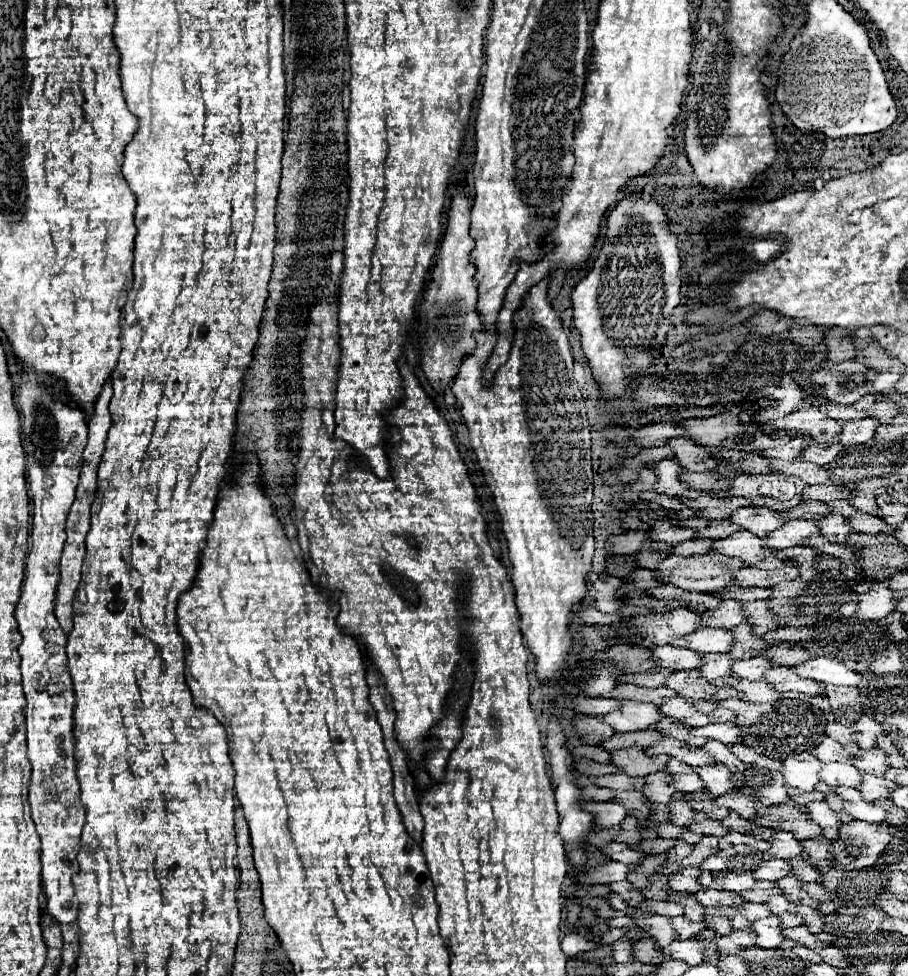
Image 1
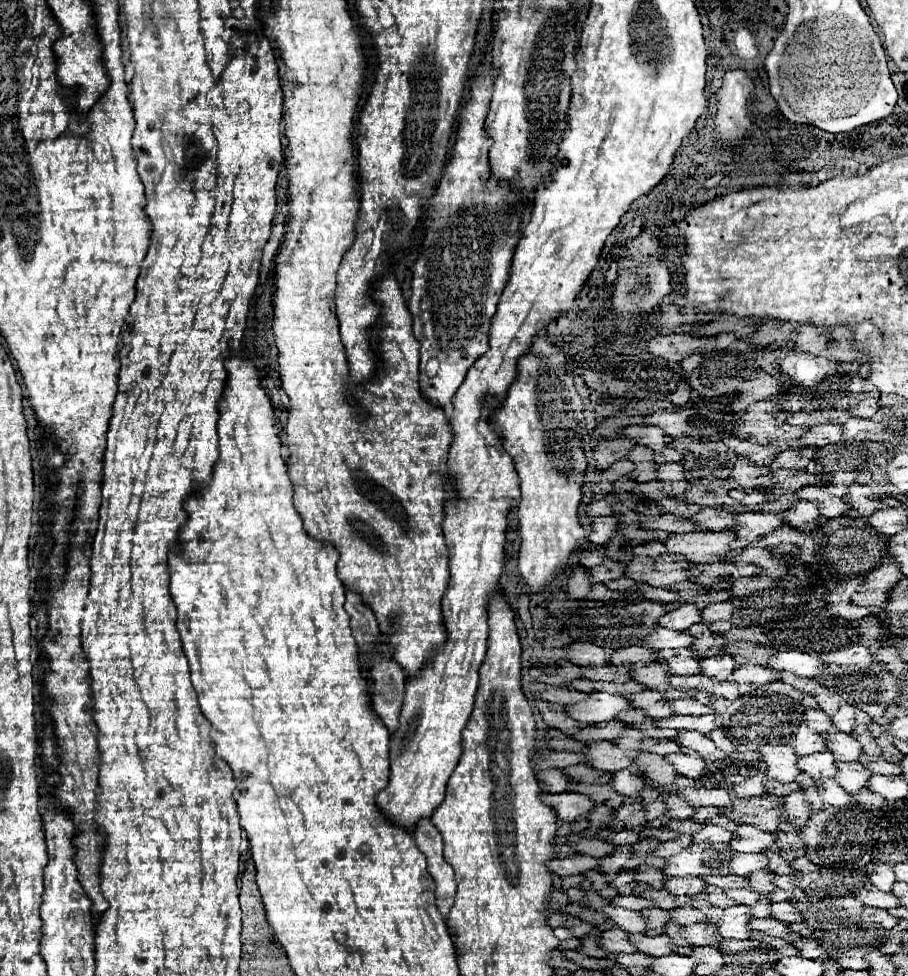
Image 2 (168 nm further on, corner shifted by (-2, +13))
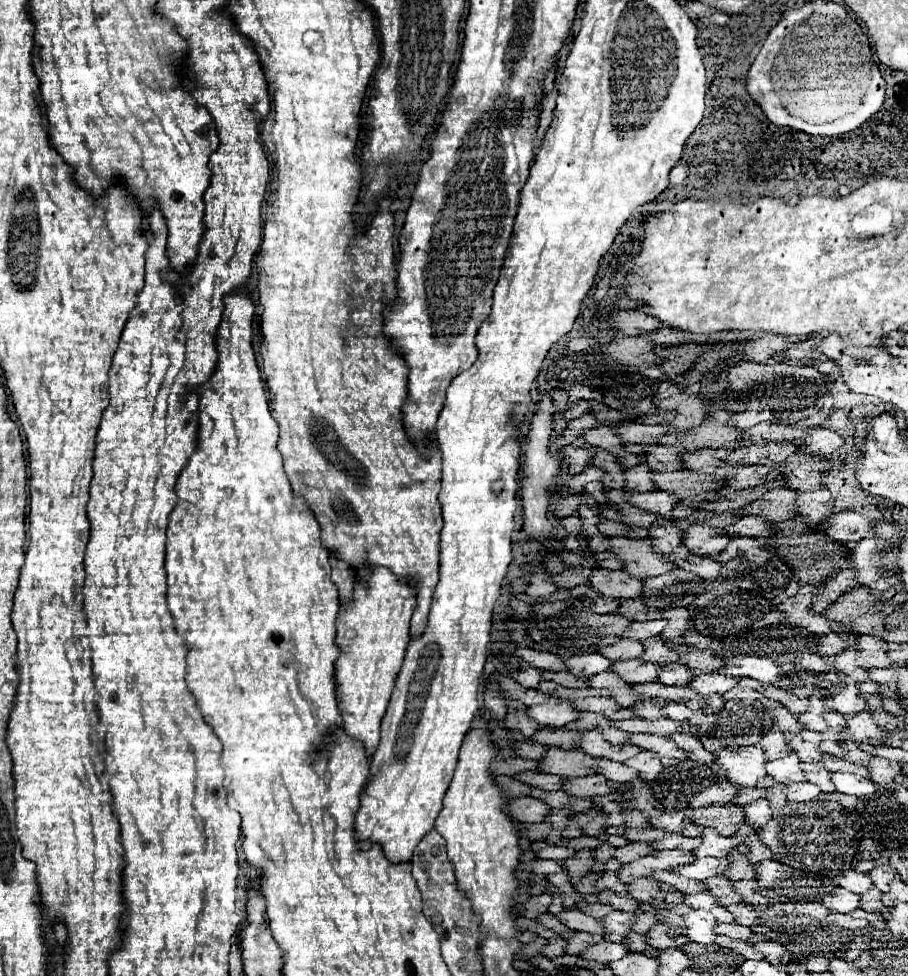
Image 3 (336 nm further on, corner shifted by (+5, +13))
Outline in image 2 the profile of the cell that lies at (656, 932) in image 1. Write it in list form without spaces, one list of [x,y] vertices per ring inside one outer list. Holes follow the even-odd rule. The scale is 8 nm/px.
[[[605,906],[599,910],[603,916],[607,916],[611,922],[615,922],[617,928],[625,932],[645,932],[647,924],[639,912],[631,912],[625,908],[615,908],[615,906]]]

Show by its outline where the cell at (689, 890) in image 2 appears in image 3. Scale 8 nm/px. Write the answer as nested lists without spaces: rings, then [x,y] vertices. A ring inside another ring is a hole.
[[[638,878],[628,886],[628,892],[632,894],[632,898],[640,900],[640,902],[648,902],[654,904],[654,898],[662,898],[662,884],[652,880],[652,878]]]

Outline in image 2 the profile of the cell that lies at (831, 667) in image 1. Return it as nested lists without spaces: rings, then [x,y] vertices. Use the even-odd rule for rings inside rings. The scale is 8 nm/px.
[[[777,652],[767,662],[767,668],[785,670],[801,678],[819,678],[825,674],[825,664],[819,660],[817,654],[805,654],[805,652]]]

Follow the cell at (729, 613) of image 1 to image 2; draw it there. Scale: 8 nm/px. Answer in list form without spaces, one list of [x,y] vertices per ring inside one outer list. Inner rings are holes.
[[[687,604],[677,610],[671,610],[669,614],[663,614],[657,622],[659,622],[659,626],[665,626],[665,628],[687,630],[689,626],[693,626],[699,620],[701,620],[701,610],[695,604]]]

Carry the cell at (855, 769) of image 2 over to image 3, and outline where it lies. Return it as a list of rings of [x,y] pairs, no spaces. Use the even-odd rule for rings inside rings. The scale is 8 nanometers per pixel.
[[[804,764],[804,770],[806,770],[808,780],[810,780],[812,784],[818,784],[818,786],[822,788],[822,792],[832,792],[832,790],[836,790],[836,786],[834,786],[832,780],[830,780],[830,776],[832,776],[830,770],[822,768],[820,764]]]

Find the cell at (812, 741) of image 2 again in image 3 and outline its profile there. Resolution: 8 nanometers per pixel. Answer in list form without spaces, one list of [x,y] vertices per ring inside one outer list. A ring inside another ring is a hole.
[[[780,730],[766,734],[766,738],[762,738],[760,746],[762,746],[762,750],[768,754],[770,760],[782,758],[782,756],[786,756],[786,754],[792,752],[790,746],[788,746],[788,742],[786,742],[786,734],[780,732]]]

